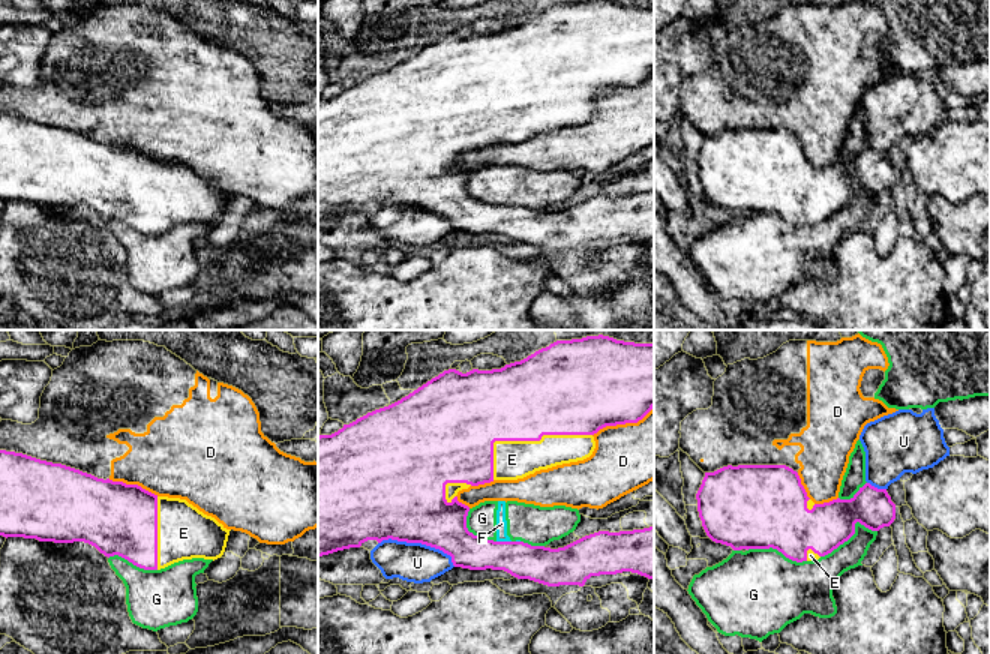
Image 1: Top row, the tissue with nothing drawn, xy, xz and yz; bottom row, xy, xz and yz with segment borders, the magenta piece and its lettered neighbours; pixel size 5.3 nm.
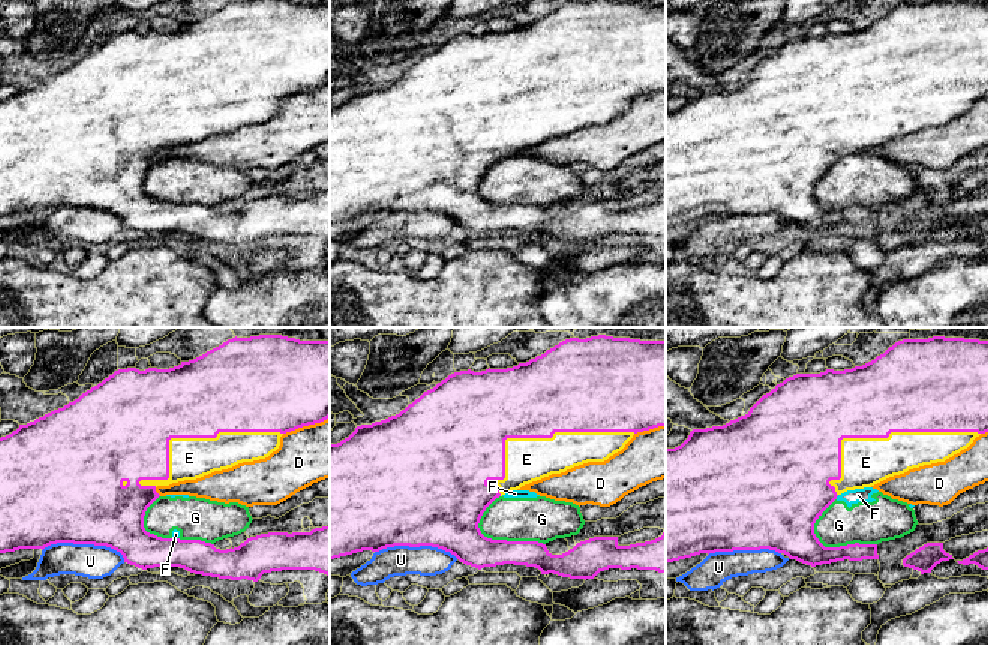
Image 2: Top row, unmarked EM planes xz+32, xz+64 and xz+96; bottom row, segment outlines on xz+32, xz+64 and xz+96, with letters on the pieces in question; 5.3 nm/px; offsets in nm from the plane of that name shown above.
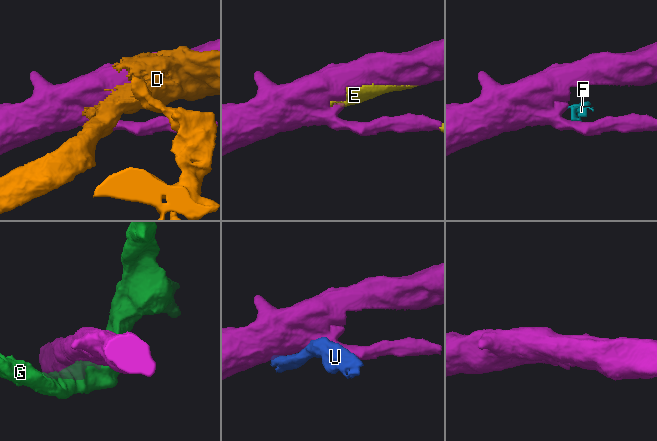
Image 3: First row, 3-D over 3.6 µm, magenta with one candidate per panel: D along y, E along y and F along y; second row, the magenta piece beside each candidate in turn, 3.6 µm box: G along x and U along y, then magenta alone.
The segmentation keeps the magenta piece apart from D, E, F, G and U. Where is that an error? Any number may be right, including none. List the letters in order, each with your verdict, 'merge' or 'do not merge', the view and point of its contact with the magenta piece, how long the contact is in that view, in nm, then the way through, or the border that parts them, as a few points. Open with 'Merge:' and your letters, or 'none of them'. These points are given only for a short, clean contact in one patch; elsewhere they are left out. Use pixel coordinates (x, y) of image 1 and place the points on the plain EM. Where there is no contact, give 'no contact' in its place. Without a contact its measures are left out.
Merge: E
D: do not merge; meets magenta in xz at (623, 87); contact 360 nm long
E: merge; meets magenta in xz at (524, 104); contact 600 nm long
F: do not merge; meets magenta in xz at (504, 206); contact 80 nm long
G: do not merge; meets magenta in yz at (852, 198); contact 340 nm long
U: do not merge; meets magenta in xz at (419, 206); contact 440 nm long

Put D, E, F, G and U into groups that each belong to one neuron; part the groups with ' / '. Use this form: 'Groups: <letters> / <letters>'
Groups: D / E / F G / U

